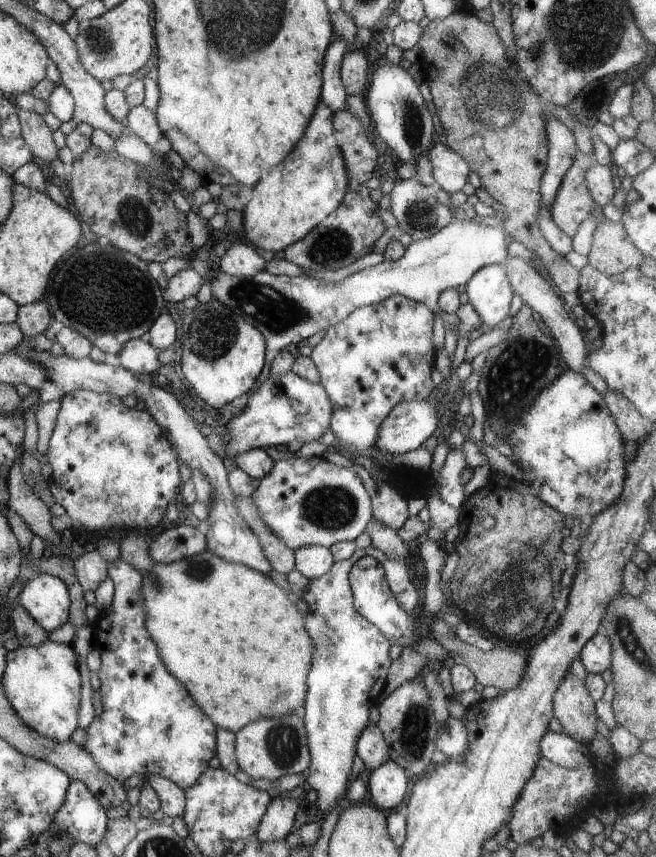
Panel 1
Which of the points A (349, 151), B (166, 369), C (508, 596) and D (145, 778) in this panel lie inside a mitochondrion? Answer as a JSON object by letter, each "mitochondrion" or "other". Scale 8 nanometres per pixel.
{"A":"other","B":"other","C":"mitochondrion","D":"other"}

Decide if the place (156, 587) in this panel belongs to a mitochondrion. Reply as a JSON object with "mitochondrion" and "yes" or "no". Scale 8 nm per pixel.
{"mitochondrion":"yes"}

